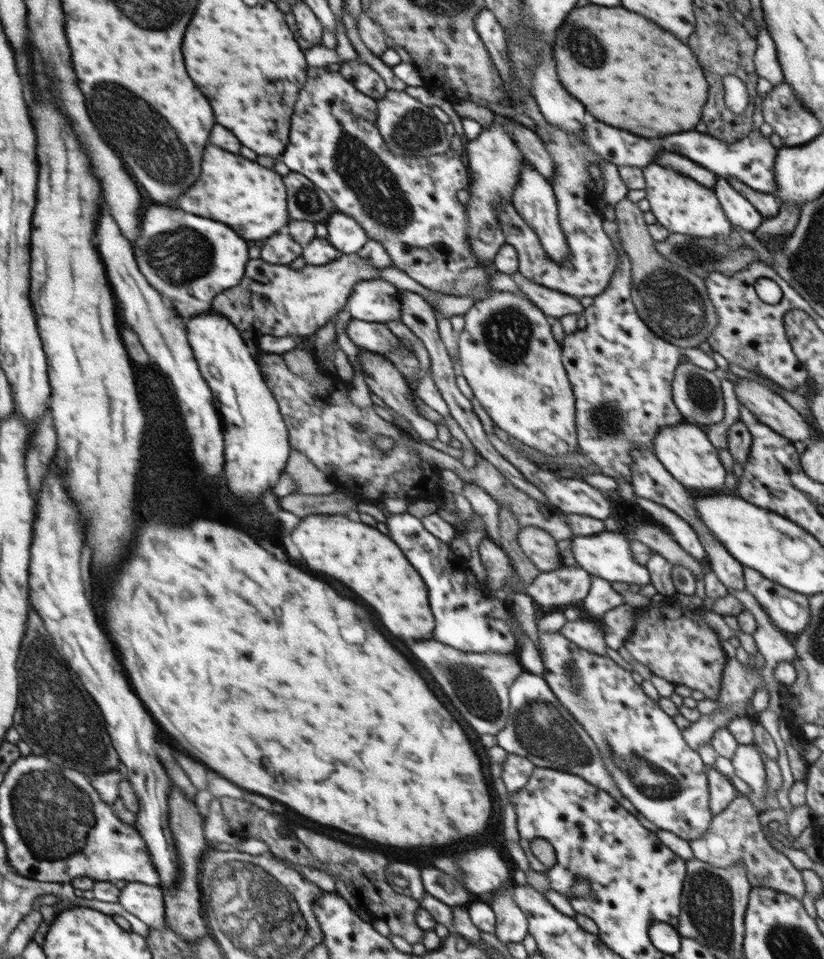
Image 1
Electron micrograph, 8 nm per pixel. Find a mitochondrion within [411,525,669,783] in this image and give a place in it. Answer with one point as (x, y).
(542, 729)

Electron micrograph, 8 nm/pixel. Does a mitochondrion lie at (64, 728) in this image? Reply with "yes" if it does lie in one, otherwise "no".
yes

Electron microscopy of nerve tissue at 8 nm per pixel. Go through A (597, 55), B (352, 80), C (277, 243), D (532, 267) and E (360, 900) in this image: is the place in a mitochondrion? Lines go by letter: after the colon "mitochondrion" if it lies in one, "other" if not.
A: mitochondrion
B: other
C: other
D: other
E: other

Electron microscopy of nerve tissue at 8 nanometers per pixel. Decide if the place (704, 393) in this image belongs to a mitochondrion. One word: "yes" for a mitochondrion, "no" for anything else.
yes

